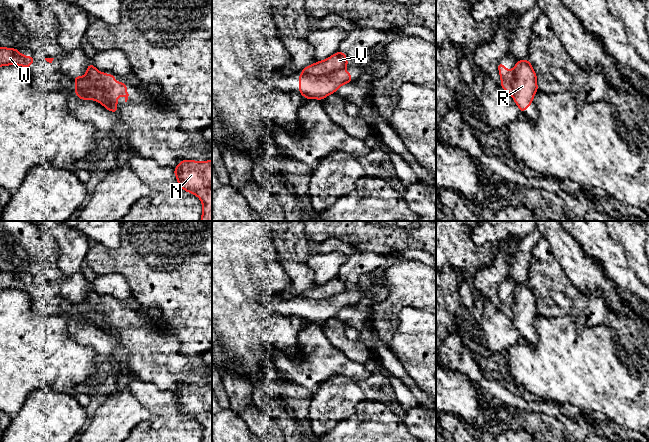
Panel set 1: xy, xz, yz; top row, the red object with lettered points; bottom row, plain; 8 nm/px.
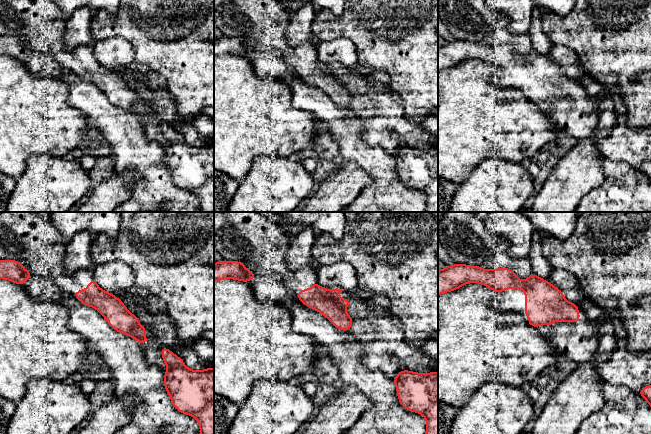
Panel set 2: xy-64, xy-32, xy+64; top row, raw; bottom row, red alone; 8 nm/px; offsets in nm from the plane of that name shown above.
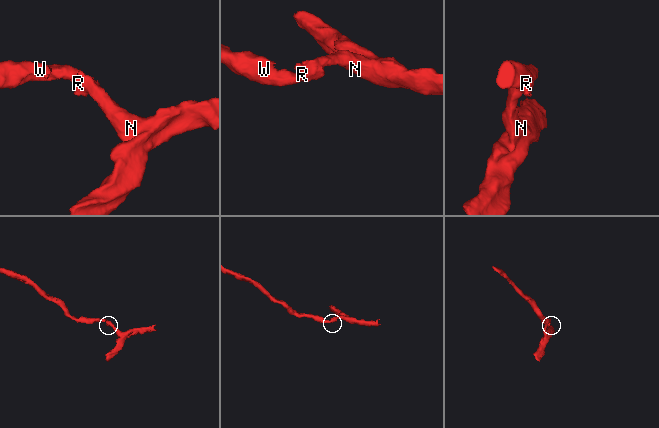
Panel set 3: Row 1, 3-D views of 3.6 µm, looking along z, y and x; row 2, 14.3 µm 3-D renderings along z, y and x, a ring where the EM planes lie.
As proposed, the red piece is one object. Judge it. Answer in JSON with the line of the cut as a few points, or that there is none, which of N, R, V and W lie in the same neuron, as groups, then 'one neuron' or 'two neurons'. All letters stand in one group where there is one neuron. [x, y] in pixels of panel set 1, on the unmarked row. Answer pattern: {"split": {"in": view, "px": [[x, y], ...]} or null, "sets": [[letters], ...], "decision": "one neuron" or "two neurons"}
{"split": {"in": "xy", "px": [[85, 314], [88, 312], [100, 312], [115, 328]]}, "sets": [["N", "V"], ["R", "W"]], "decision": "two neurons"}

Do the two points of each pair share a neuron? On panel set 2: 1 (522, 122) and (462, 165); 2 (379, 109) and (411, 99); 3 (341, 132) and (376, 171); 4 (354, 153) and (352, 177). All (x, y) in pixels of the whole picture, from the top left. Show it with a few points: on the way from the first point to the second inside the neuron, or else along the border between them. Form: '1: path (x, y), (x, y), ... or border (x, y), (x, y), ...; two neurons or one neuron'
1: path (507, 126), (501, 126), (477, 150); one neuron
2: border (396, 94), (399, 97); two neurons
3: path (351, 142), (370, 161); one neuron
4: border (340, 162), (342, 164), (355, 162), (370, 177); two neurons

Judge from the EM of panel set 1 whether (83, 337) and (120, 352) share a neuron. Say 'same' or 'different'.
different

